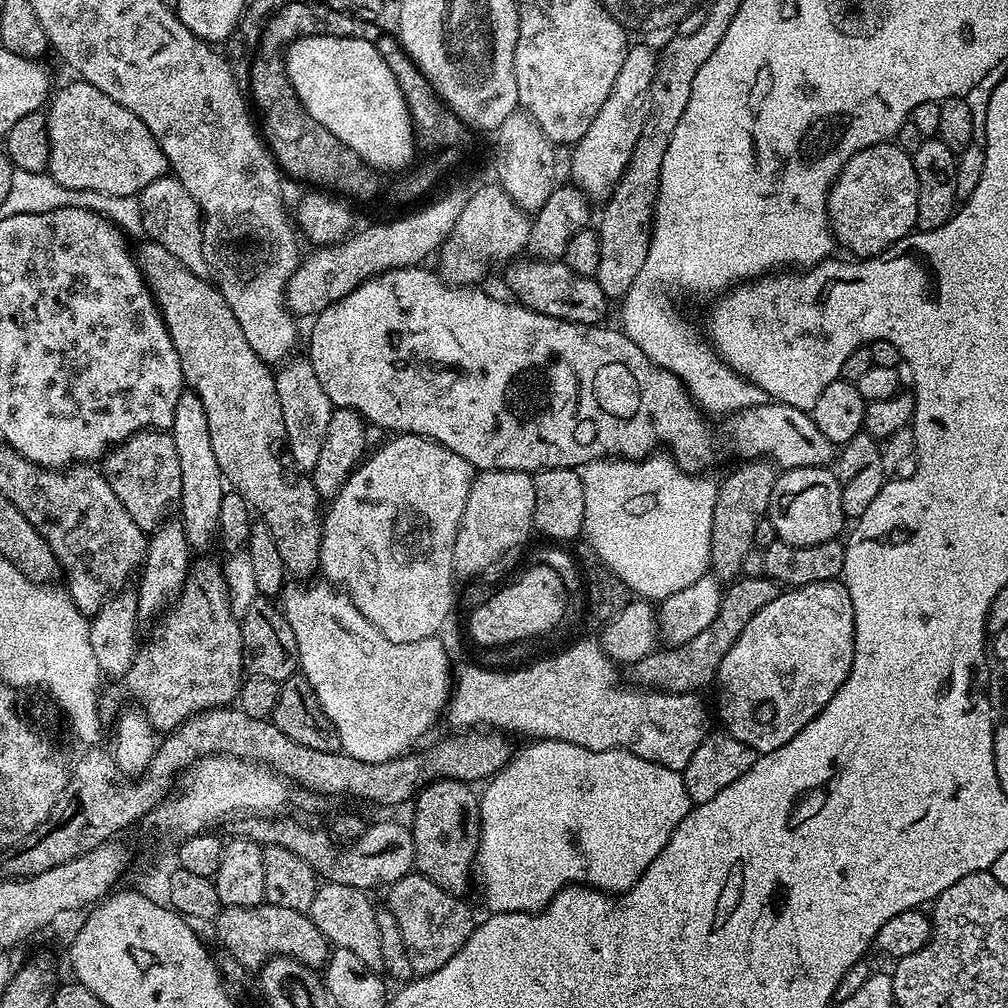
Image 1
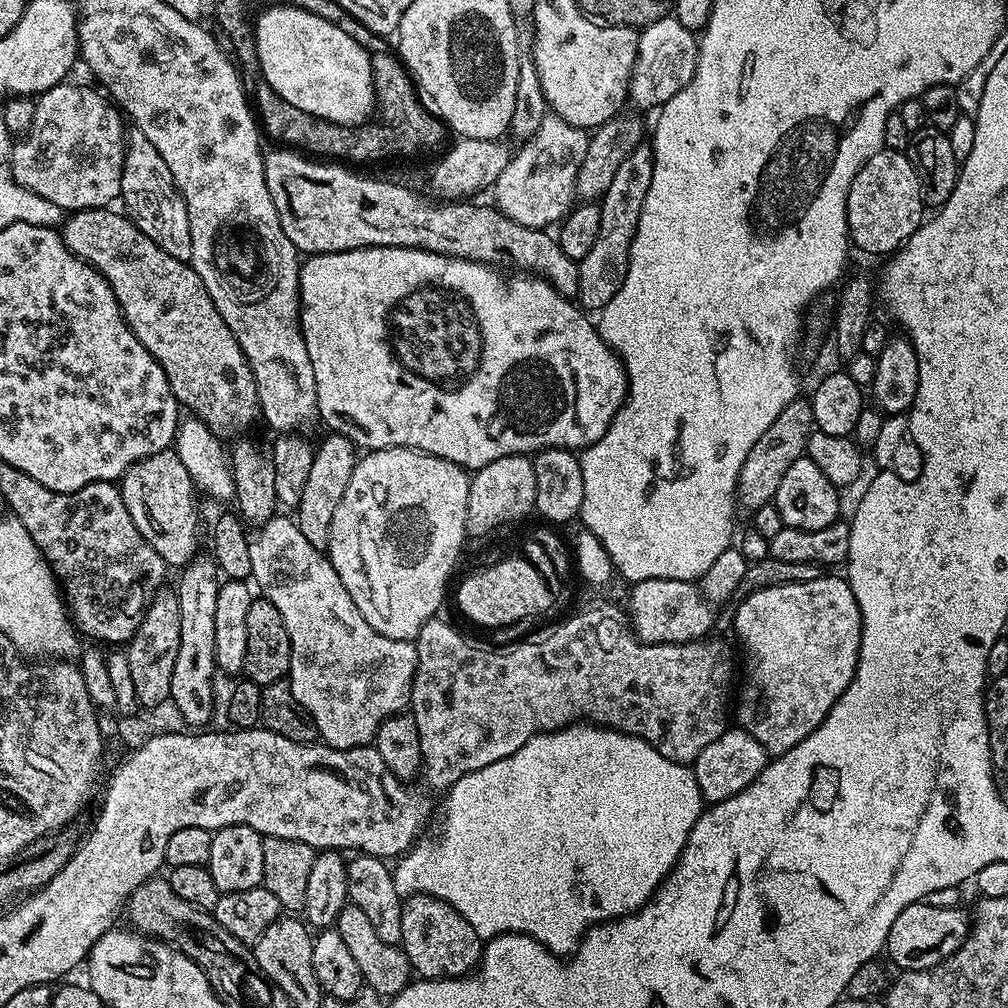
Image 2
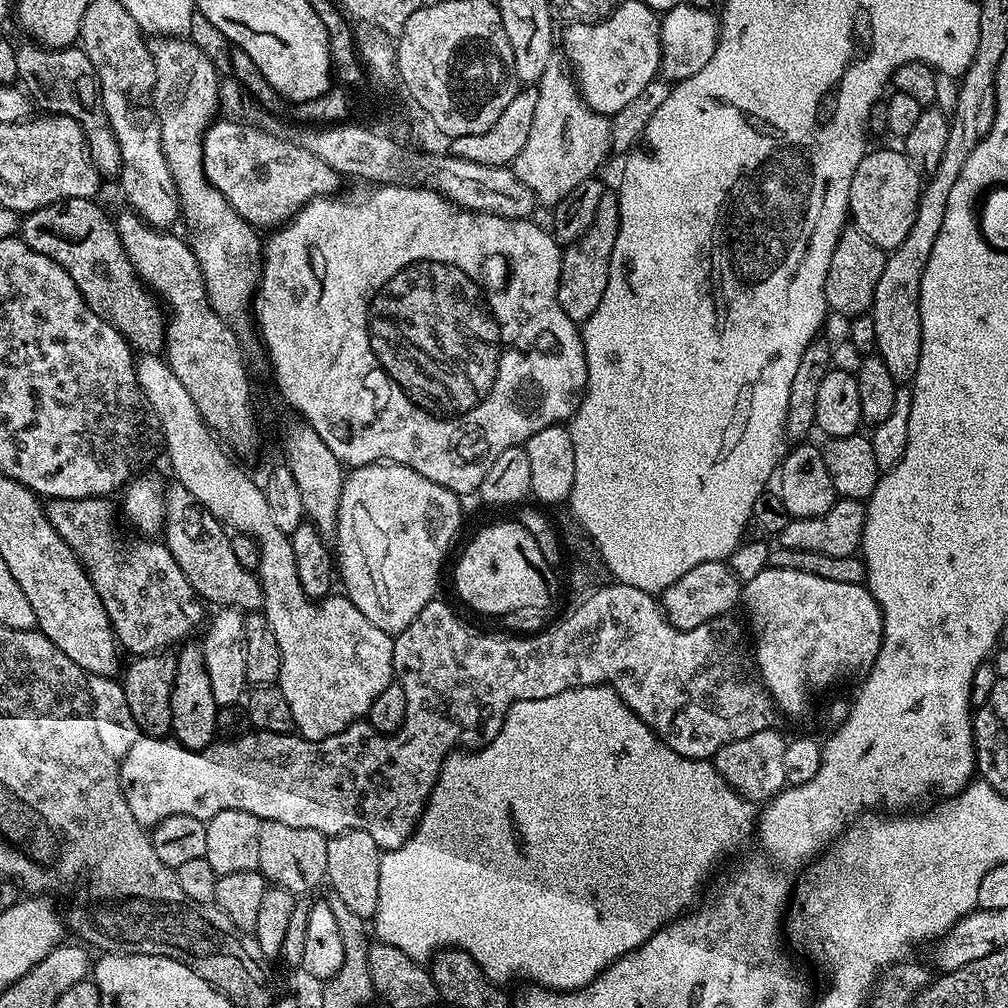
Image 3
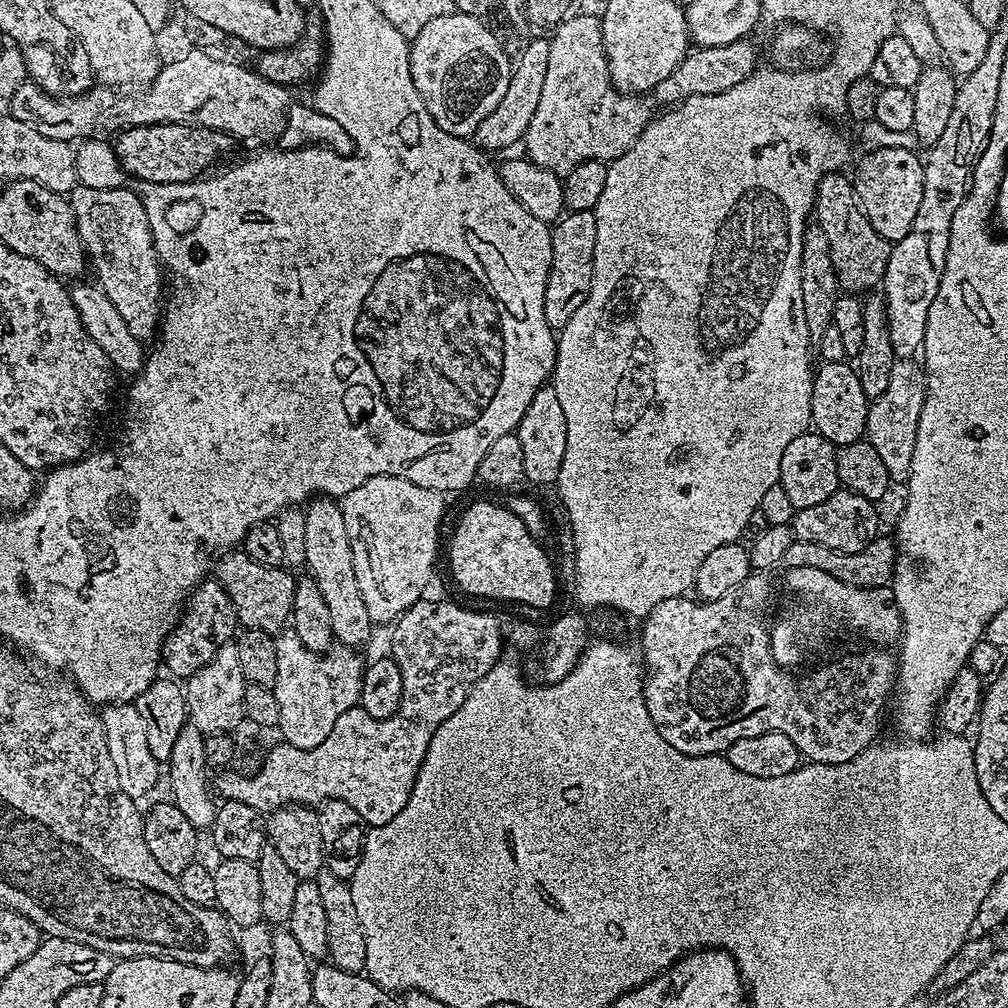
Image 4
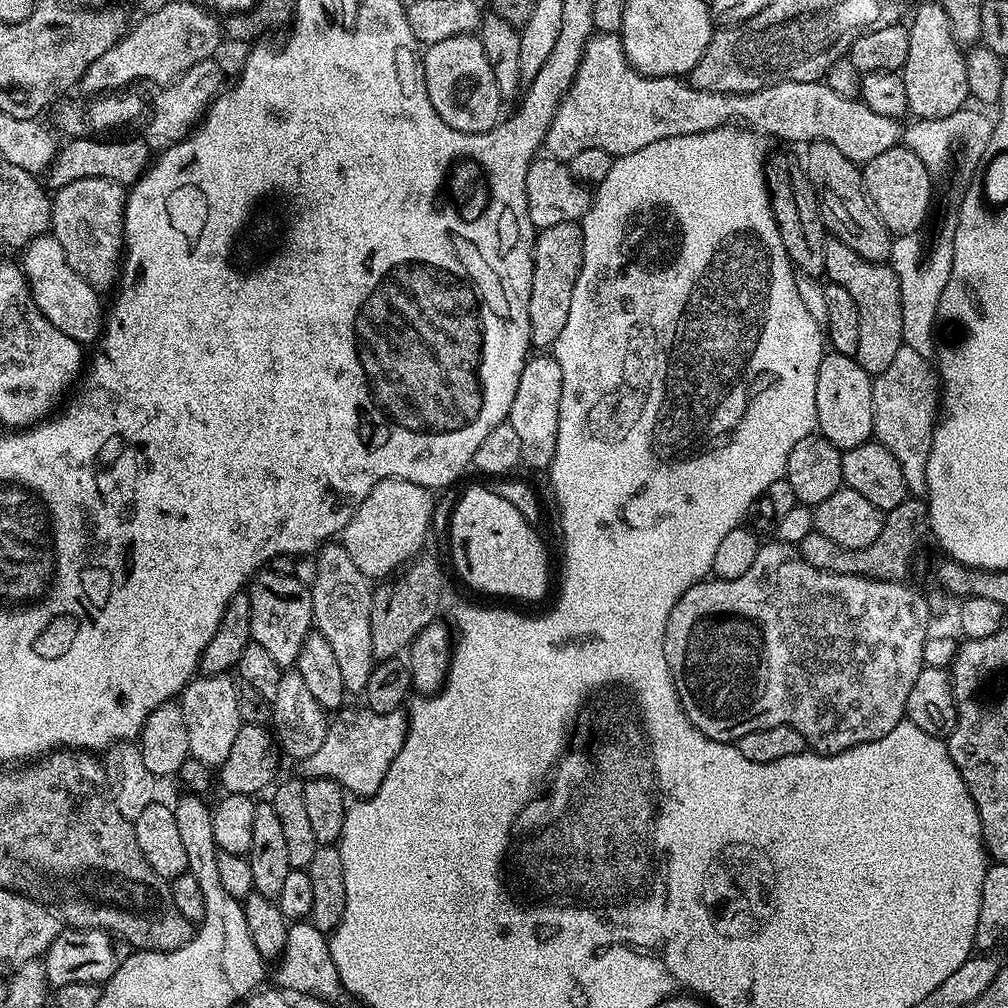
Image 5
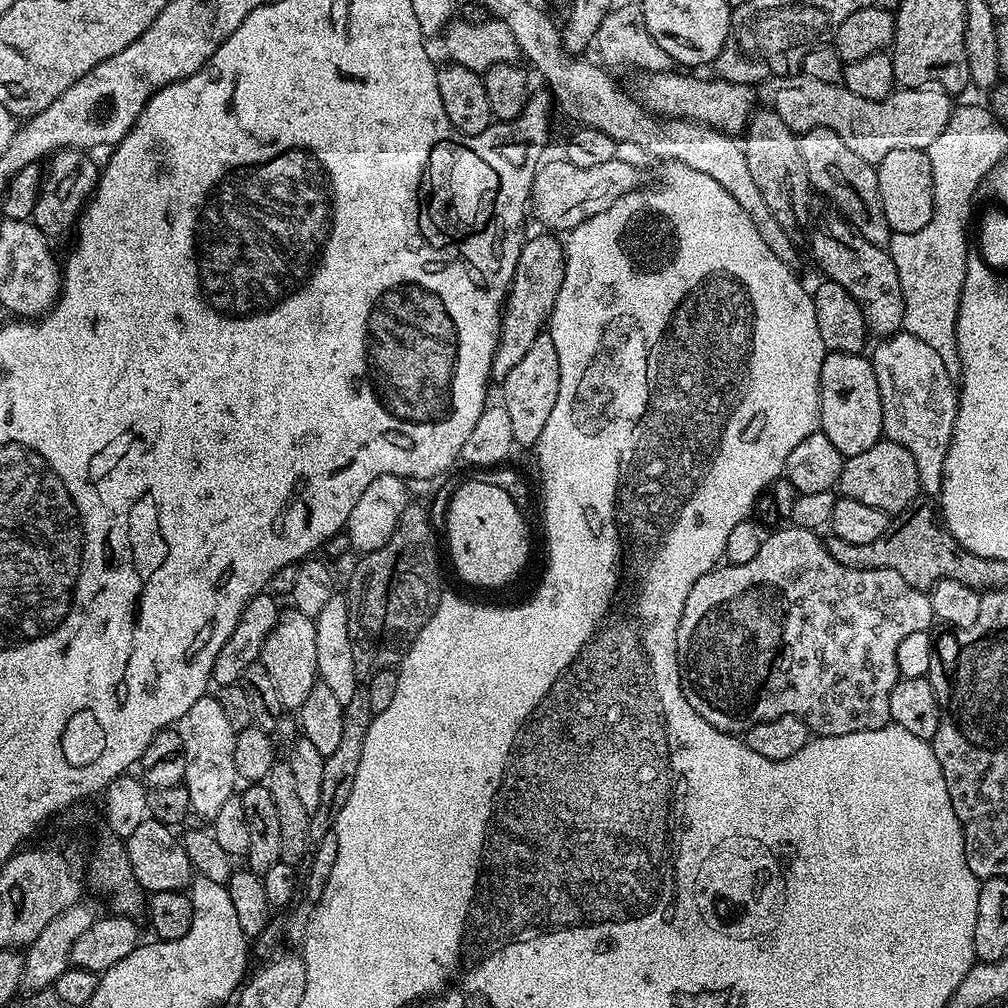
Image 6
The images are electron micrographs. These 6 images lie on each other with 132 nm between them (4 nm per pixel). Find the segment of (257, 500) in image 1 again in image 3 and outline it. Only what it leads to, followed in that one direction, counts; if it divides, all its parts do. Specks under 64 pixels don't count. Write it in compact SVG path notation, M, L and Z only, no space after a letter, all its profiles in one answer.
M82 197L42 206L41 209L36 209L23 217L18 229L19 235L26 242L26 246L30 246L30 250L46 254L46 258L58 262L58 266L62 266L62 270L66 270L66 274L74 278L74 286L78 286L82 298L88 303L90 310L98 314L98 318L117 328L125 340L141 353L159 353L164 347L165 309L158 303L157 297L144 287L143 280L134 270L118 238L118 230L113 219L110 216L108 218L96 203L95 199Z

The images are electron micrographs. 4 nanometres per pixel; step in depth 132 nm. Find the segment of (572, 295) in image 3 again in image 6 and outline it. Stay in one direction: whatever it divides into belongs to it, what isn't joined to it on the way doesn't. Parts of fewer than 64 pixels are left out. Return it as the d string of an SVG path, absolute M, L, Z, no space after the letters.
M529 235L518 254L518 266L514 270L512 285L508 288L504 311L500 317L500 337L492 363L493 381L503 382L506 374L510 374L510 370L522 362L534 338L545 331L554 310L554 302L558 298L558 290L562 290L566 248L556 241L559 239L555 235L544 235L548 236Z

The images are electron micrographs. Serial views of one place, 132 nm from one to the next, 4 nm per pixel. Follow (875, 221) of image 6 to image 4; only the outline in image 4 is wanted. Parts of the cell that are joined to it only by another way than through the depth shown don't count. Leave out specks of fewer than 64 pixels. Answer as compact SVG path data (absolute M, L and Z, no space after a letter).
M843 171L827 172L816 188L815 223L820 225L822 234L830 246L830 258L834 262L836 283L845 293L868 294L881 283L886 274L886 262L890 262L892 244L866 218L860 209L853 181L844 177Z

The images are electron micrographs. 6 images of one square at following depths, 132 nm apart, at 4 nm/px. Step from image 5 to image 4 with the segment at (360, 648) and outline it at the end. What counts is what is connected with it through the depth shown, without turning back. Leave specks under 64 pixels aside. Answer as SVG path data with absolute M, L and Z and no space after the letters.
M316 498L304 512L306 522L306 572L318 582L322 598L330 609L330 626L333 637L341 645L359 649L372 636L374 625L366 611L362 590L358 590L358 578L354 574L354 554L350 550L350 537L346 535L344 509L335 499Z

